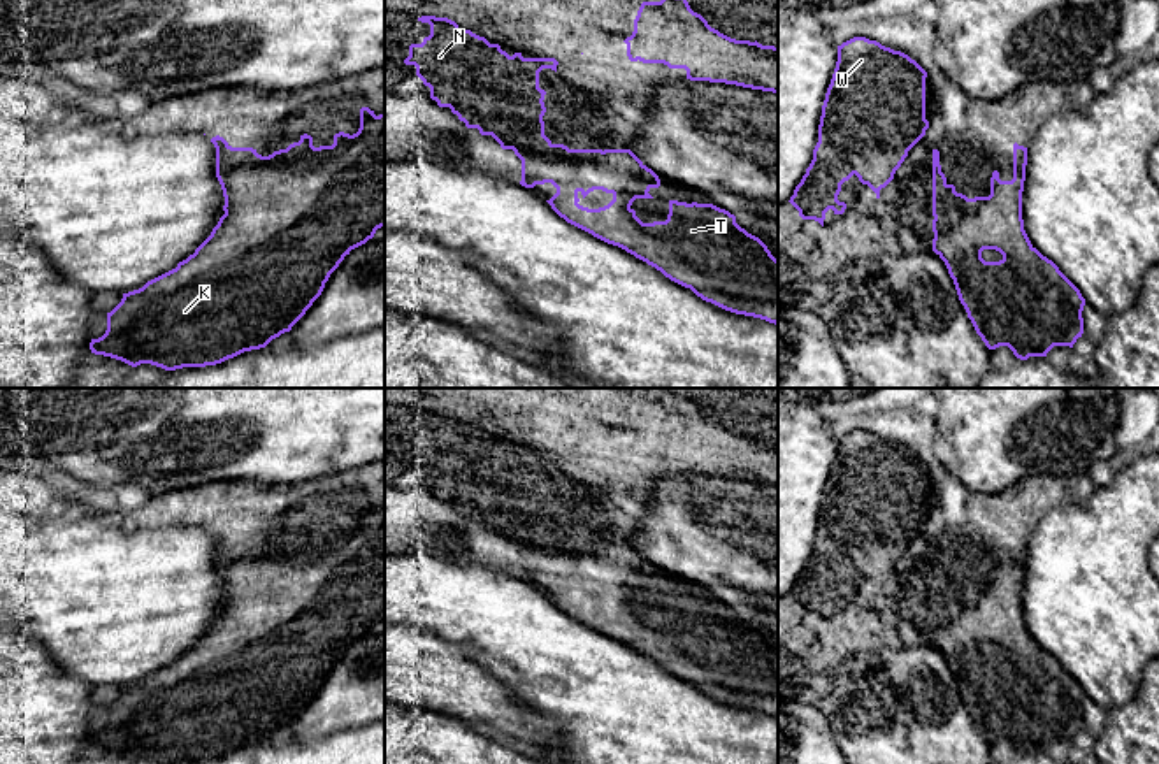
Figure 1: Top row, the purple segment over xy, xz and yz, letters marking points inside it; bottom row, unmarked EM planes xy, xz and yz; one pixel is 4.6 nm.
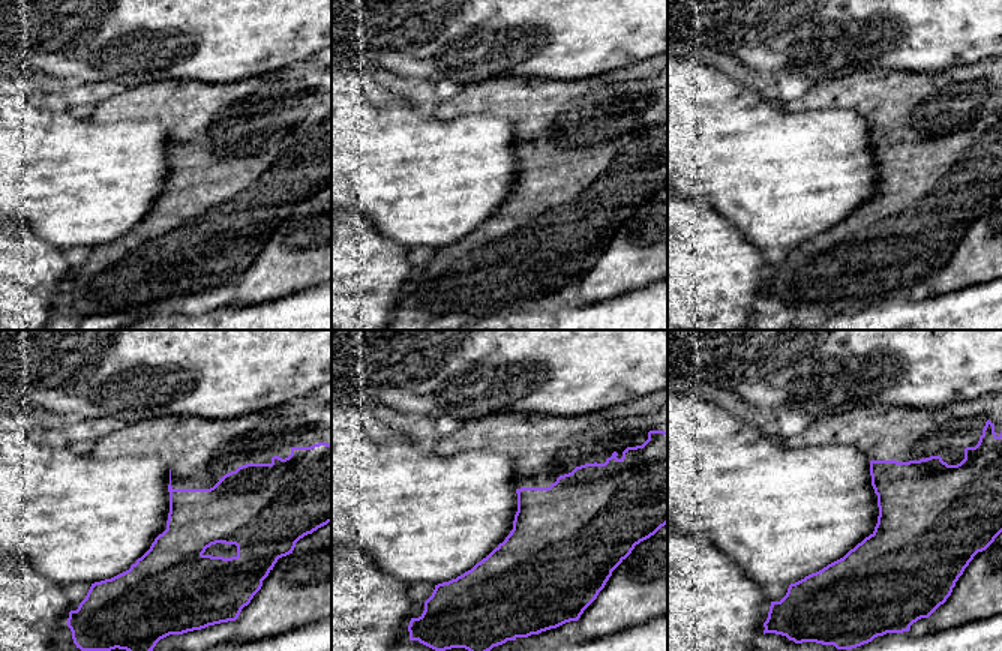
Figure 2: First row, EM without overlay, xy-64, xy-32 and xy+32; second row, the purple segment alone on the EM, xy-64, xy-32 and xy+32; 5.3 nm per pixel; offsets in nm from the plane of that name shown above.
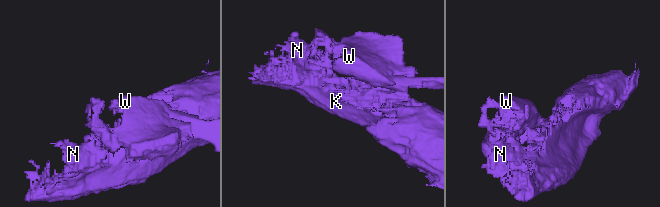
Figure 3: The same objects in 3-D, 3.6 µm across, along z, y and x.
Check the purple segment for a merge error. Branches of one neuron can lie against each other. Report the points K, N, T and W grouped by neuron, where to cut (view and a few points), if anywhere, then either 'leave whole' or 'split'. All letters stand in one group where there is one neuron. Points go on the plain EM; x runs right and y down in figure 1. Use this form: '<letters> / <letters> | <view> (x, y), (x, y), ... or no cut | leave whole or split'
K N T W | no cut | leave whole

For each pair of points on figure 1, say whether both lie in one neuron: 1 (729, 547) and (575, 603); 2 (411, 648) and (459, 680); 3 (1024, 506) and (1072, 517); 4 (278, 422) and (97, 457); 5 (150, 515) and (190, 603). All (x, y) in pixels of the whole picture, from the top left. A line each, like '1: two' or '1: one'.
1: two
2: one
3: two
4: one
5: two

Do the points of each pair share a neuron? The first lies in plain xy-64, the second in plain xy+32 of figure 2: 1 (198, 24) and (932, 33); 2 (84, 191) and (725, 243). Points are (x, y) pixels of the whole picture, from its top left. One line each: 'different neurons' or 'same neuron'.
1: same neuron
2: different neurons

